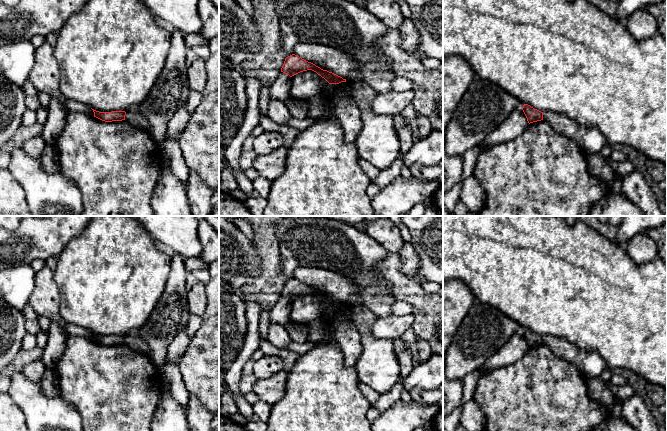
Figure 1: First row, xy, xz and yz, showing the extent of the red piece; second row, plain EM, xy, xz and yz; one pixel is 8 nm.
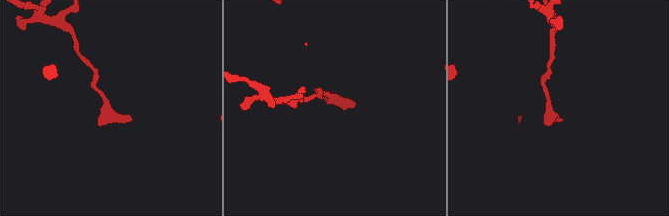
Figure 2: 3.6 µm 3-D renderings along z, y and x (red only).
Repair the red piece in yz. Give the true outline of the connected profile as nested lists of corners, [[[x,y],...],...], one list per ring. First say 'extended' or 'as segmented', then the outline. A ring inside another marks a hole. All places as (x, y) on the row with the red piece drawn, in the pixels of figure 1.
extended; [[[528,104],[522,110],[528,123],[544,120],[558,133],[572,139],[585,155],[598,153],[605,145],[604,136],[594,127],[586,127],[577,121],[553,112],[541,112]]]

